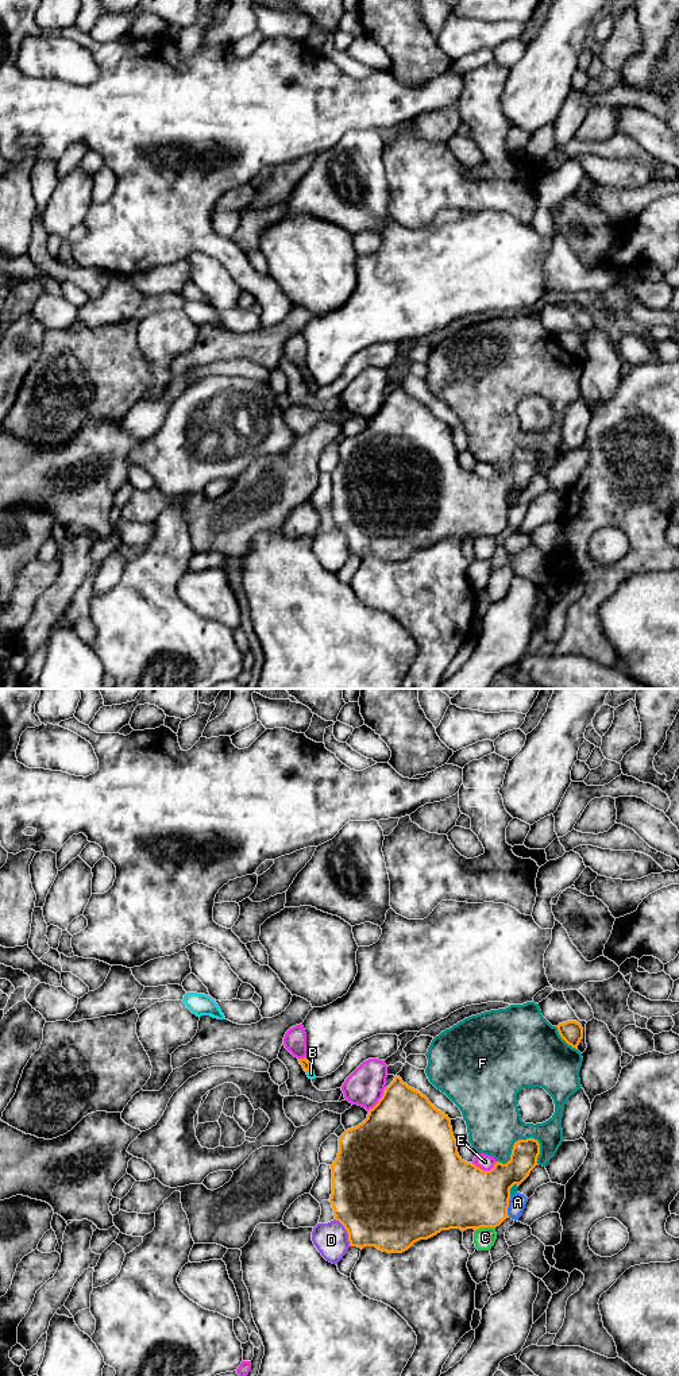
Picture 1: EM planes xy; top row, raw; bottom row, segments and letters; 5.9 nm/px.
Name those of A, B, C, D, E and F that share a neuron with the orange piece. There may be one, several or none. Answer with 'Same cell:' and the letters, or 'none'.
Same cell: none

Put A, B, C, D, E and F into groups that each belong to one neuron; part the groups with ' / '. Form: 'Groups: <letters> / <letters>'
Groups: A / B / C / D / E / F

